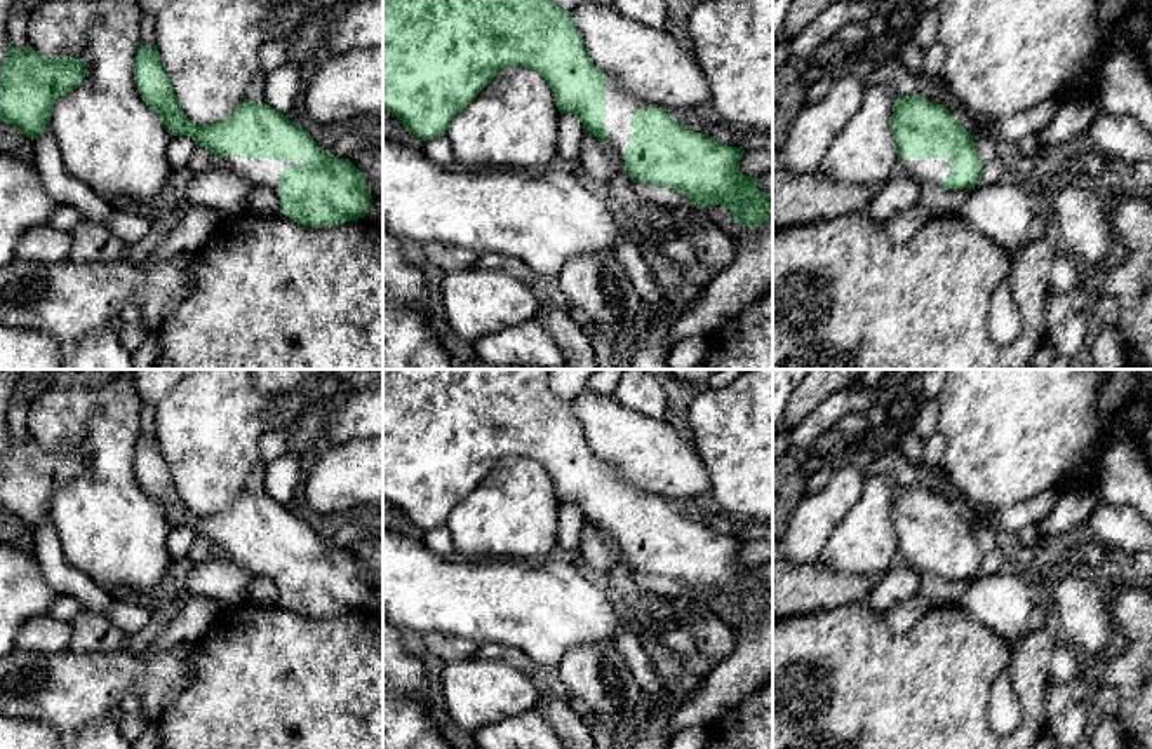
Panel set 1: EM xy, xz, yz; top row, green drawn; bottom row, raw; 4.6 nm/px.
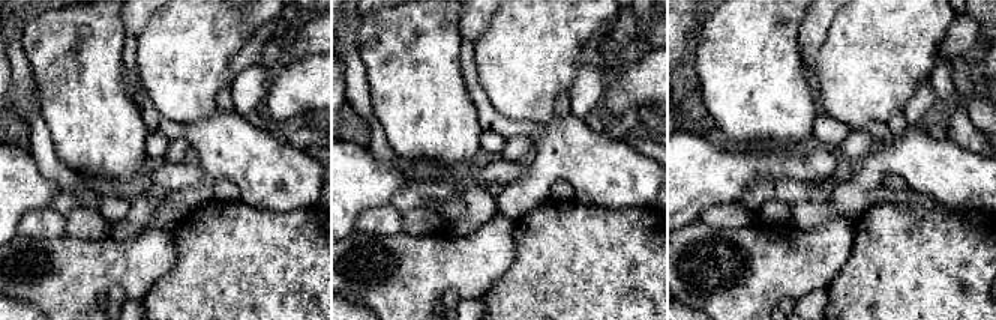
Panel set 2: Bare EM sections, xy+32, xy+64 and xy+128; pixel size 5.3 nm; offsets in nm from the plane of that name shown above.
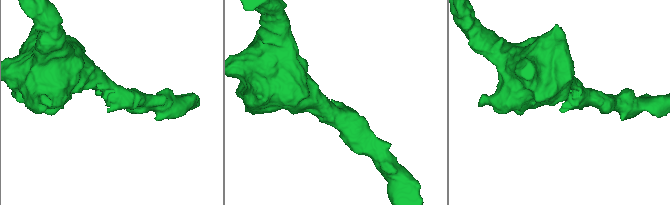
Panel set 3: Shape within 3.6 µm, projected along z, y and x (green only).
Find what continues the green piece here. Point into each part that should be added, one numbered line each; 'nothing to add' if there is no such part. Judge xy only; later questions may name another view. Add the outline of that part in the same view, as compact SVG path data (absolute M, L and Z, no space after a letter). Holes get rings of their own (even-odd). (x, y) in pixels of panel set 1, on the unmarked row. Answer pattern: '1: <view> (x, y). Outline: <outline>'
1: xy (256, 561). Outline: M235 545L218 547L223 556L230 557L244 571L252 577L271 577L278 578L278 566L292 554L305 554L303 550L273 550L273 549L238 549Z

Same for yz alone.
1: yz (935, 561). Outline: M898 547L898 557L915 570L924 570L938 575L947 568L952 552L947 549L901 549Z

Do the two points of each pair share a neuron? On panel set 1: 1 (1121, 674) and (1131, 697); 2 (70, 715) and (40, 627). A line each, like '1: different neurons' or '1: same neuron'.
1: same neuron
2: different neurons

